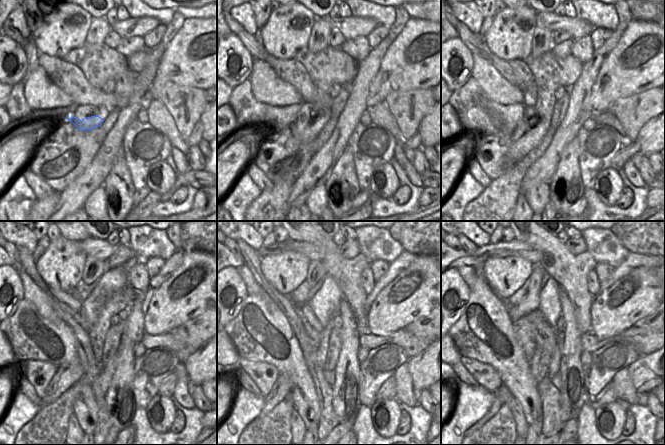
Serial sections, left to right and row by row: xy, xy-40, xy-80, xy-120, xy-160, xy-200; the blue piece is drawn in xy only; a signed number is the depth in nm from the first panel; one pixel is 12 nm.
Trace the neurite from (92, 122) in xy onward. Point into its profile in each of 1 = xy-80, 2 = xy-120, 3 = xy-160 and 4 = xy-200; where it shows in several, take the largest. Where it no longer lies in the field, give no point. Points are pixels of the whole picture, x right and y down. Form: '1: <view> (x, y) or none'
1: xy-80 (529, 133)
2: xy-120 (67, 375)
3: xy-160 (283, 385)
4: xy-200 (497, 403)

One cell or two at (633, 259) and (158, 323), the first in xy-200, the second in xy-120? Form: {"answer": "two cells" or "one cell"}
{"answer": "two cells"}

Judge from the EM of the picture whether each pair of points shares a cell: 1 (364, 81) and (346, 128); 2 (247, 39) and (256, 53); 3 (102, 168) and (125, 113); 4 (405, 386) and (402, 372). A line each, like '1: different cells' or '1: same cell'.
1: same cell
2: same cell
3: same cell
4: same cell

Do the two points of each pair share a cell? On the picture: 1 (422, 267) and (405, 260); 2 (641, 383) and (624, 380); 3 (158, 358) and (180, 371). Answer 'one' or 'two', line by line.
1: two
2: two
3: two

